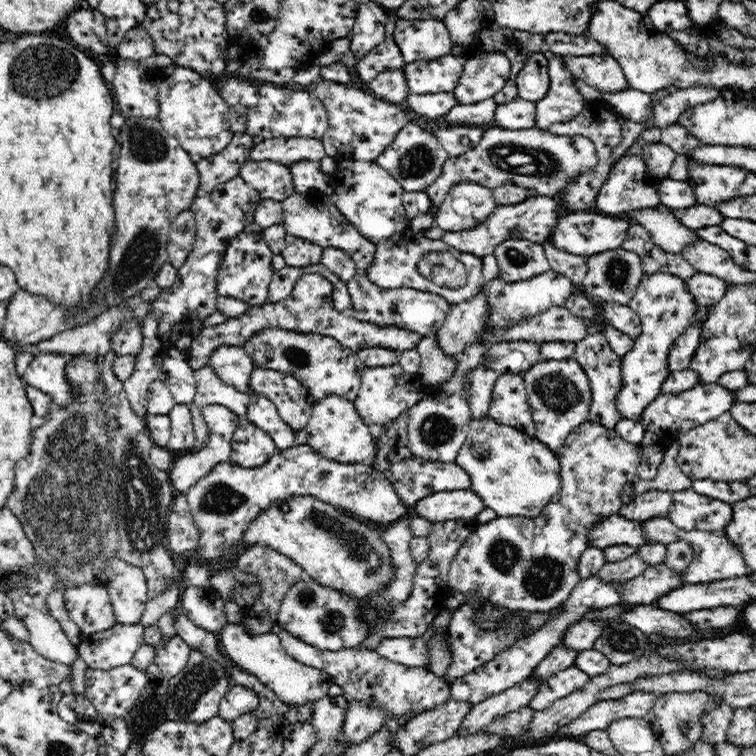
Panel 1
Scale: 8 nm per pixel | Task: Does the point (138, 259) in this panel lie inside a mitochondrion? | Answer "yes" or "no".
yes

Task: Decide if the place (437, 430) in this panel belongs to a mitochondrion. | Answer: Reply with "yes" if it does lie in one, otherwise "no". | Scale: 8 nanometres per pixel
yes

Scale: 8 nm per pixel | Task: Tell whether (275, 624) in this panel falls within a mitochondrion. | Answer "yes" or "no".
no

